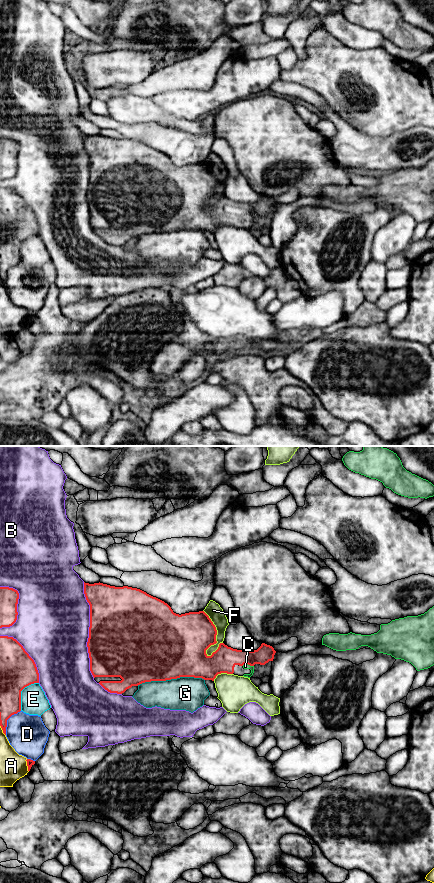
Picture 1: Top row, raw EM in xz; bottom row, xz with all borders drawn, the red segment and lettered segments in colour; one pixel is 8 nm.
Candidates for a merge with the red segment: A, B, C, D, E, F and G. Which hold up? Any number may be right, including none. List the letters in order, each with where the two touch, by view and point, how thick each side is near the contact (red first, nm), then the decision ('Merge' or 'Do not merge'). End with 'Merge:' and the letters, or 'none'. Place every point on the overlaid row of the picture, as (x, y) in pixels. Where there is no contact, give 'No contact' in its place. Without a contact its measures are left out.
A: Touches red at xz (27, 765). Thickness 50 nm (red) against 220 nm. Do not merge
B: Touches red at xz (89, 630). Thickness 500 nm (red) against 500 nm. Do not merge
C: Touches red at xz (248, 664). Thickness 200 nm (red) against 50 nm. Merge
D: Touches red at xz (6, 721). Thickness 180 nm (red) against 320 nm. Do not merge
E: Touches red at xz (20, 692). Thickness 300 nm (red) against 200 nm. Do not merge
F: Touches red at xz (216, 634). Thickness 380 nm (red) against 120 nm. Do not merge
G: Touches red at xz (170, 679). Thickness 500 nm (red) against 280 nm. Do not merge
Merge: C

